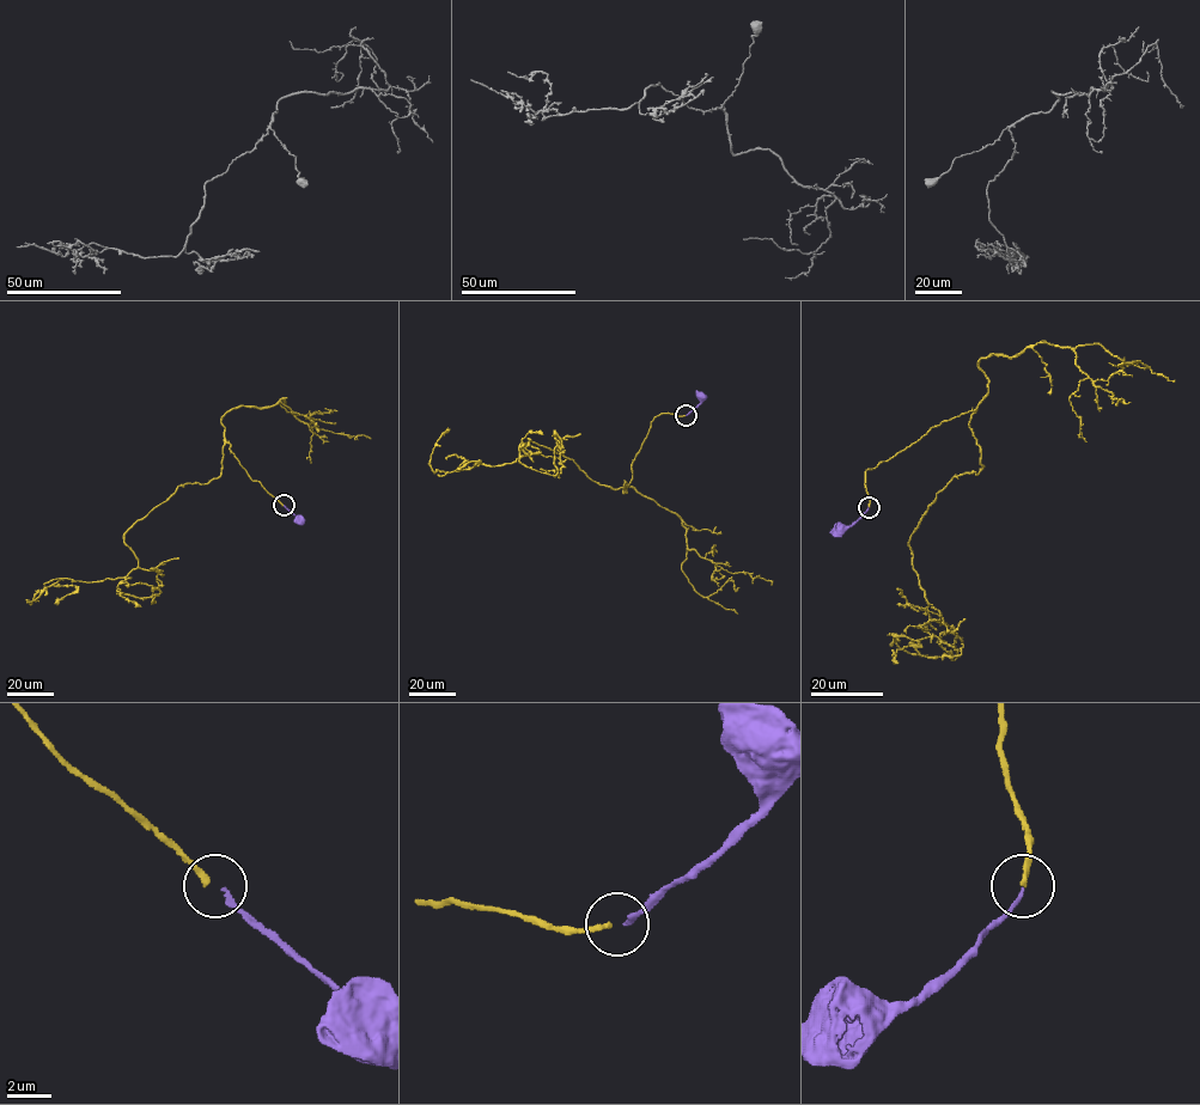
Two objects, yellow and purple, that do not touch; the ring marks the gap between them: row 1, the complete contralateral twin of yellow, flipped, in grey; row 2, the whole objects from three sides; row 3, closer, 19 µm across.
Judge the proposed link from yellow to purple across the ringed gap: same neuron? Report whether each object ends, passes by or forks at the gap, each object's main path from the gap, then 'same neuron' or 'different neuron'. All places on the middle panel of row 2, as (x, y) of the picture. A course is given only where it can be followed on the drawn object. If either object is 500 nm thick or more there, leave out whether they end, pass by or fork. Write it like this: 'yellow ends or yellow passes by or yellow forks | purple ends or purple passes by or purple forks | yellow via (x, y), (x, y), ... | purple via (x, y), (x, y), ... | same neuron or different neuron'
yellow ends | purple ends | yellow via (684, 415), (655, 417), (632, 478), (619, 489), (530, 441), (538, 453), (434, 472), (431, 455), (446, 429) | purple via (686, 415), (702, 397) | same neuron

